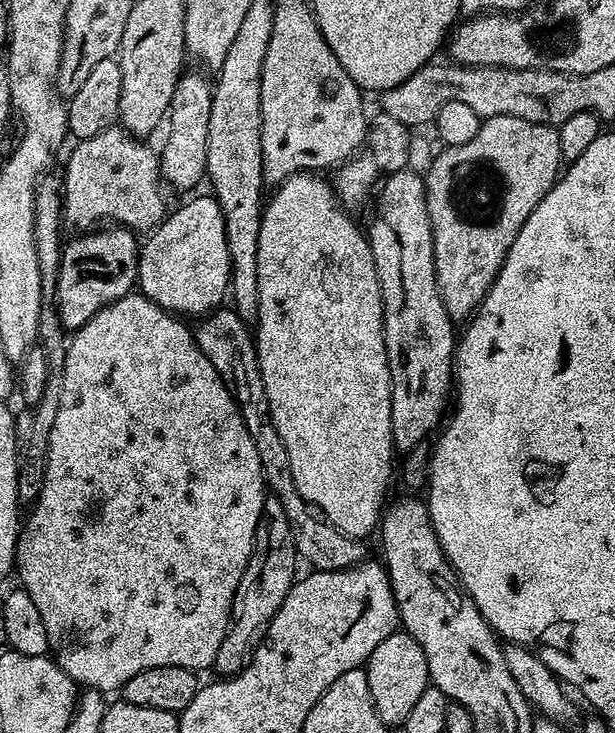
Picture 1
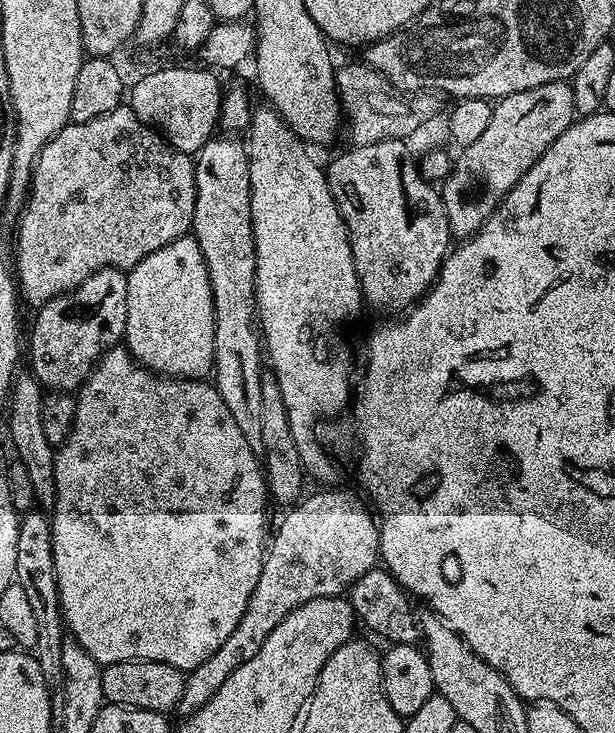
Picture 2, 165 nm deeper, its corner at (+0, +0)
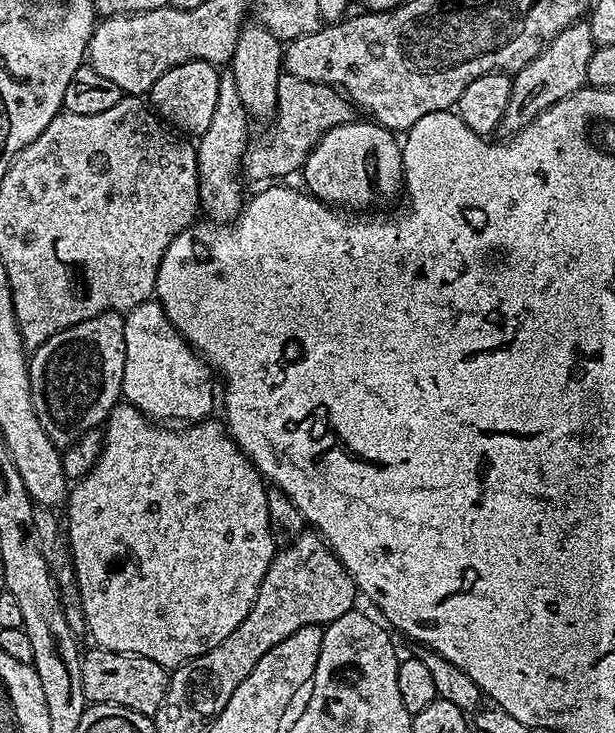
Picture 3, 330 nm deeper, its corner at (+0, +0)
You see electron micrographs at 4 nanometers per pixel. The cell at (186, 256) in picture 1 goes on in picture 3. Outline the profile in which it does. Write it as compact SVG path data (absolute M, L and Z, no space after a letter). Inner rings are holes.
M155 299L134 306L124 316L124 337L126 338L126 362L120 391L127 403L133 404L153 422L195 422L207 420L212 412L212 380L214 374L204 363L203 356L177 332L168 320L164 307Z

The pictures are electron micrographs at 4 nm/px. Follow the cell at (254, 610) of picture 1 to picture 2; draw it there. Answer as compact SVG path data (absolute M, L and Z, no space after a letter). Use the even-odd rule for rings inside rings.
M234 136L212 137L195 159L195 210L191 231L203 257L215 308L212 382L254 456L264 458L261 374L262 336L256 310L256 247L250 214L249 162L245 143Z

